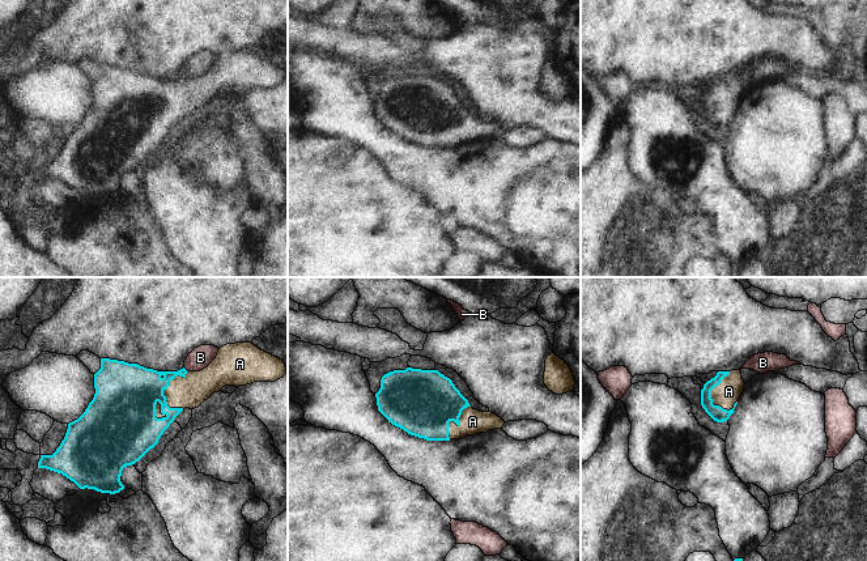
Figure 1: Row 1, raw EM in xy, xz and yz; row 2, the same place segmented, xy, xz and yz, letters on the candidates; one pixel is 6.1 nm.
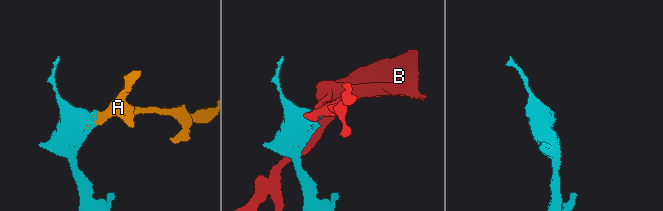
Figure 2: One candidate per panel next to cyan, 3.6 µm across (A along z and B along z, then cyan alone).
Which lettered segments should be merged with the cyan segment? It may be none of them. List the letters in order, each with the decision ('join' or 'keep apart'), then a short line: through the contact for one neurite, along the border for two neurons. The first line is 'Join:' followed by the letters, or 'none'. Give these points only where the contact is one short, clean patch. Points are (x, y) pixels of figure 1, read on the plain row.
Join: A
A: join | yz (719, 122), (710, 102), (729, 98)
B: keep apart | xy (183, 75), (187, 77)

